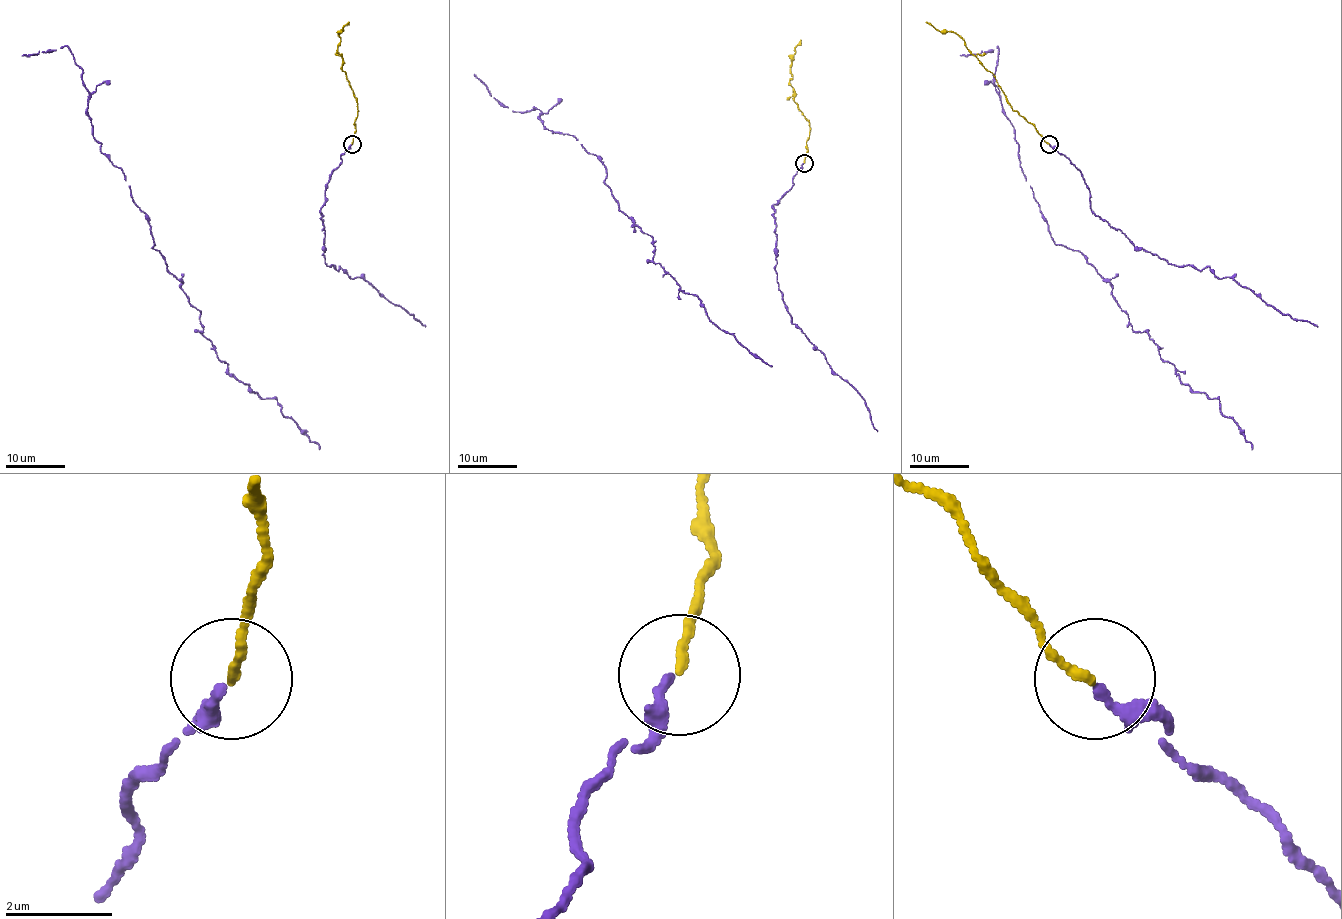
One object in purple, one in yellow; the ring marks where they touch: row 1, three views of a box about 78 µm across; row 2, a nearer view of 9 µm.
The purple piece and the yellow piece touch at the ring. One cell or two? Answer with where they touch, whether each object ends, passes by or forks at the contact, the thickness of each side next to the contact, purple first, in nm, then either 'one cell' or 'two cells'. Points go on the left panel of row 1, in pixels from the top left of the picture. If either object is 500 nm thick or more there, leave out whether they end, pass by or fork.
(352, 144) | purple ends | yellow ends | 200/150 nm | one cell

